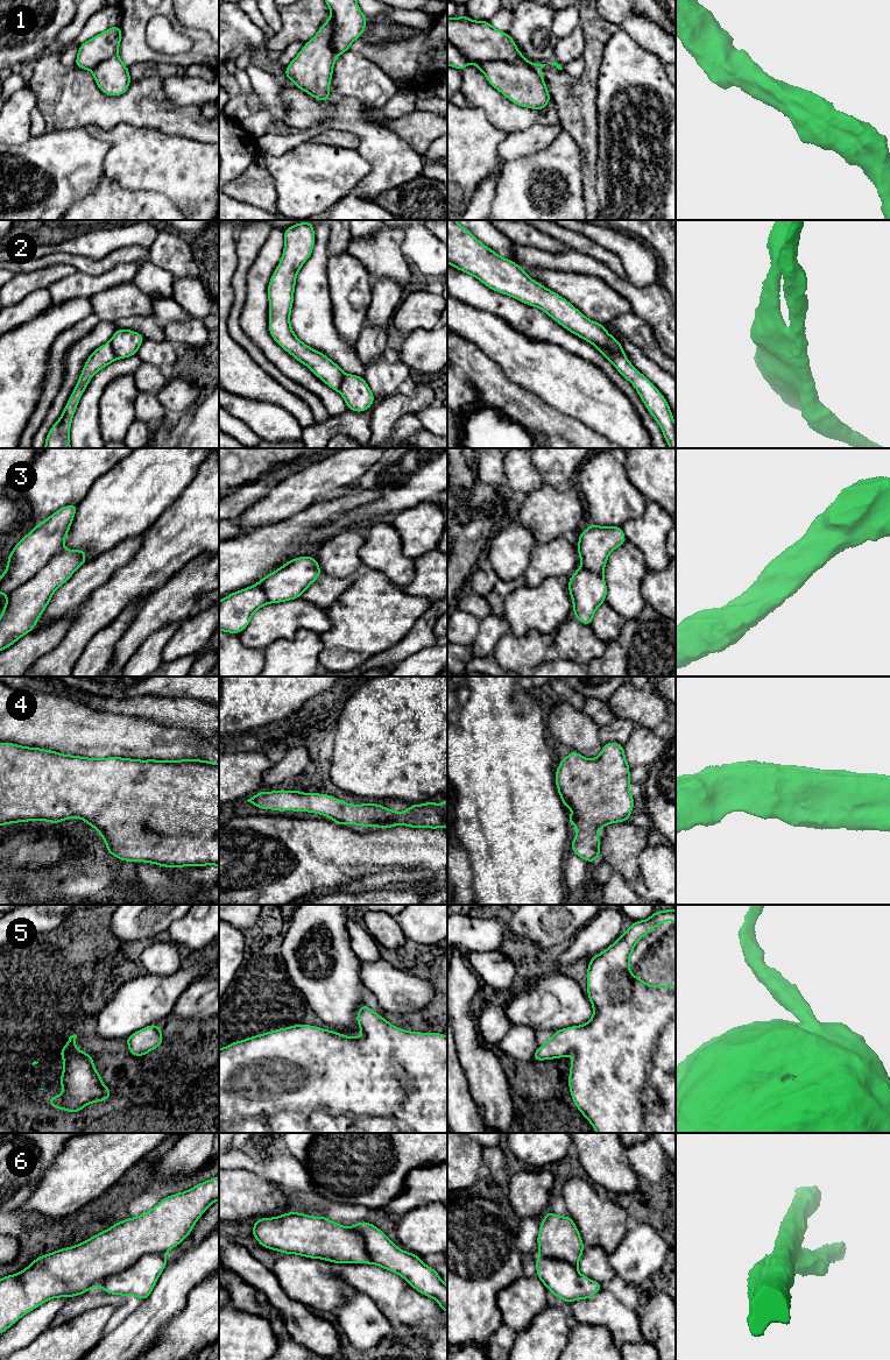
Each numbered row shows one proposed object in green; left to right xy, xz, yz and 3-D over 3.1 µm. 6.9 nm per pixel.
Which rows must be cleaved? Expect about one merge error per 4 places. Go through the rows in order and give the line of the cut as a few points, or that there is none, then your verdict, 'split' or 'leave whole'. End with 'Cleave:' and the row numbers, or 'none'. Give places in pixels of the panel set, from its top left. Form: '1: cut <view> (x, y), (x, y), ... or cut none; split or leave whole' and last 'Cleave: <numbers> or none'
1: cut none; leave whole
2: cut yz (593, 342), (626, 356); split
3: cut xy (62, 549), (8, 596); split
4: cut none; leave whole
5: cut none; leave whole
6: cut none; leave whole
Cleave: 2, 3

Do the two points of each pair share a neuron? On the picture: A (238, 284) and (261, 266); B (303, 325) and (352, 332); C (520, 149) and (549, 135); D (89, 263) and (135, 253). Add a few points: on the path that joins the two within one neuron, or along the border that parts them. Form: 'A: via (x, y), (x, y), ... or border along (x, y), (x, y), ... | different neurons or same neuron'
A: border along (259, 254), (247, 274), (247, 292), (242, 305) | different neurons
B: border along (331, 303), (337, 332), (354, 347) | different neurons
C: via (527, 142), (542, 135) | same neuron
D: via (100, 263), (107, 263), (124, 255) | same neuron

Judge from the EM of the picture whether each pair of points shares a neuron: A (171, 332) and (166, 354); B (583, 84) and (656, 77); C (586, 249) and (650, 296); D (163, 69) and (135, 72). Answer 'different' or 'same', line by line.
A: different
B: different
C: different
D: same

